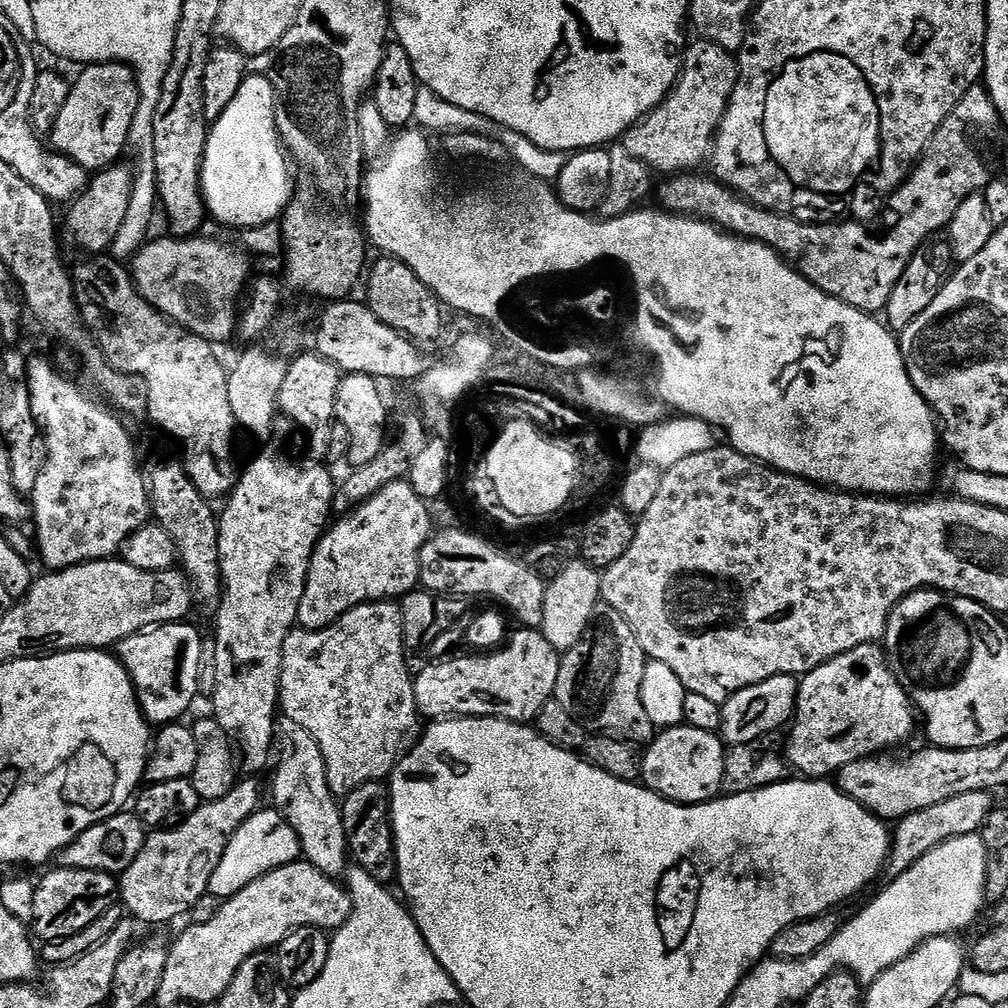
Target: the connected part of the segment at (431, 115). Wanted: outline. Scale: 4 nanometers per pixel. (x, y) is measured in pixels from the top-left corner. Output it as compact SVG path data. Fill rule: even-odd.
M421 86L418 90L418 99L414 105L414 121L425 133L440 132L439 134L451 134L454 132L478 132L482 136L490 136L497 140L505 150L505 153L520 168L528 171L527 175L533 180L554 182L562 174L562 166L566 166L568 156L563 152L551 152L542 146L534 146L530 138L518 134L509 128L502 128L490 118L482 114L474 114L470 110L462 110L462 106L454 106L454 102L446 102L434 90ZM421 124L421 125L420 125Z

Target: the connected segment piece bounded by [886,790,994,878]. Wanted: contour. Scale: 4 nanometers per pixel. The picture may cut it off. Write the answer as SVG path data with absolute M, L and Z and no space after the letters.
M970 790L970 794L954 794L954 798L946 798L946 802L938 802L938 806L926 806L926 810L914 810L914 814L906 814L895 821L890 832L890 847L886 872L895 878L906 874L914 862L918 862L930 850L942 846L942 842L950 842L954 838L975 836L984 827L986 818L994 807L992 792Z

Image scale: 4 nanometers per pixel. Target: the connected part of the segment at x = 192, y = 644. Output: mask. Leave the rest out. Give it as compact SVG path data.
M192 622L162 624L120 641L118 659L123 662L124 669L127 670L134 682L136 693L140 699L140 709L143 710L149 725L163 726L177 723L191 710L192 703L197 702L199 697L201 664L205 655L204 640L200 637L199 630L192 625Z

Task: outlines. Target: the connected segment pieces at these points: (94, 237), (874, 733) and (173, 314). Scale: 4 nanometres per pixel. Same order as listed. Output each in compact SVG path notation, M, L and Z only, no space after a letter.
M113 166L97 172L88 181L88 189L71 201L67 209L68 217L62 220L62 228L68 231L68 240L84 254L104 254L111 249L118 230L122 230L122 221L130 207L133 169Z
M879 643L863 644L854 650L850 650L846 654L838 654L830 662L826 662L822 666L818 666L813 672L808 672L799 681L798 691L796 693L796 710L794 719L791 721L790 729L792 733L789 734L788 740L784 744L784 755L791 767L796 768L801 777L804 778L828 778L839 773L842 766L846 766L850 762L858 762L859 760L867 760L875 757L877 754L884 754L887 748L892 748L895 744L900 744L903 740L908 740L912 736L912 731L916 728L916 720L918 721L917 713L914 711L912 697L903 688L903 686L896 680L895 674L888 667L887 655Z
M167 238L168 240L149 239L144 247L136 253L130 264L130 271L136 288L150 302L150 306L158 309L174 324L179 324L187 332L198 334L203 340L209 340L214 346L220 346L238 332L238 312L236 316L236 299L240 291L247 289L249 257L233 245L219 240L207 238Z

